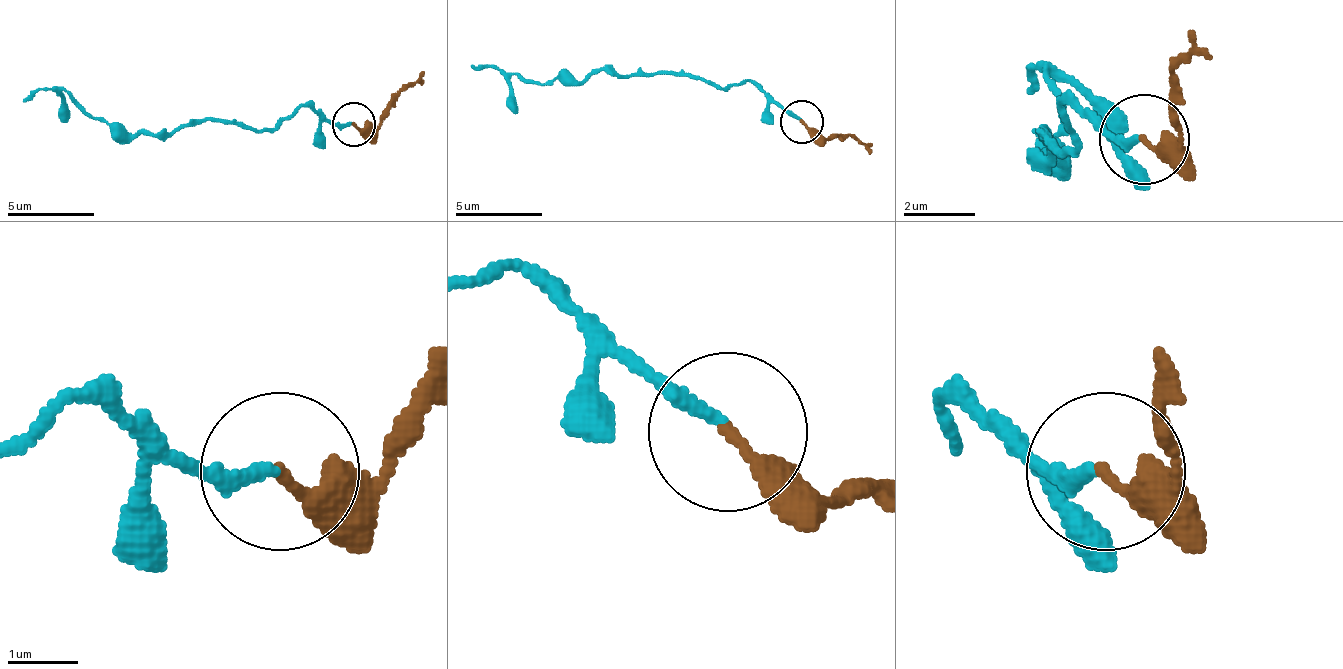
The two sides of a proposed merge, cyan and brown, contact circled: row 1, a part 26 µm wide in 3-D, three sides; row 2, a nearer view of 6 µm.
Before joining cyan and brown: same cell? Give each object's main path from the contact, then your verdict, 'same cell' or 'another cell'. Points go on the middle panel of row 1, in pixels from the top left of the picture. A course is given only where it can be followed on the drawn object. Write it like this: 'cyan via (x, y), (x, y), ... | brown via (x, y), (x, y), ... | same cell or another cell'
cyan via (800, 120), (748, 81), (722, 85), (669, 72), (626, 77), (617, 72), (538, 85), (512, 72), (473, 64) | brown via (800, 120), (827, 138), (853, 138), (866, 147), (870, 155) | same cell

